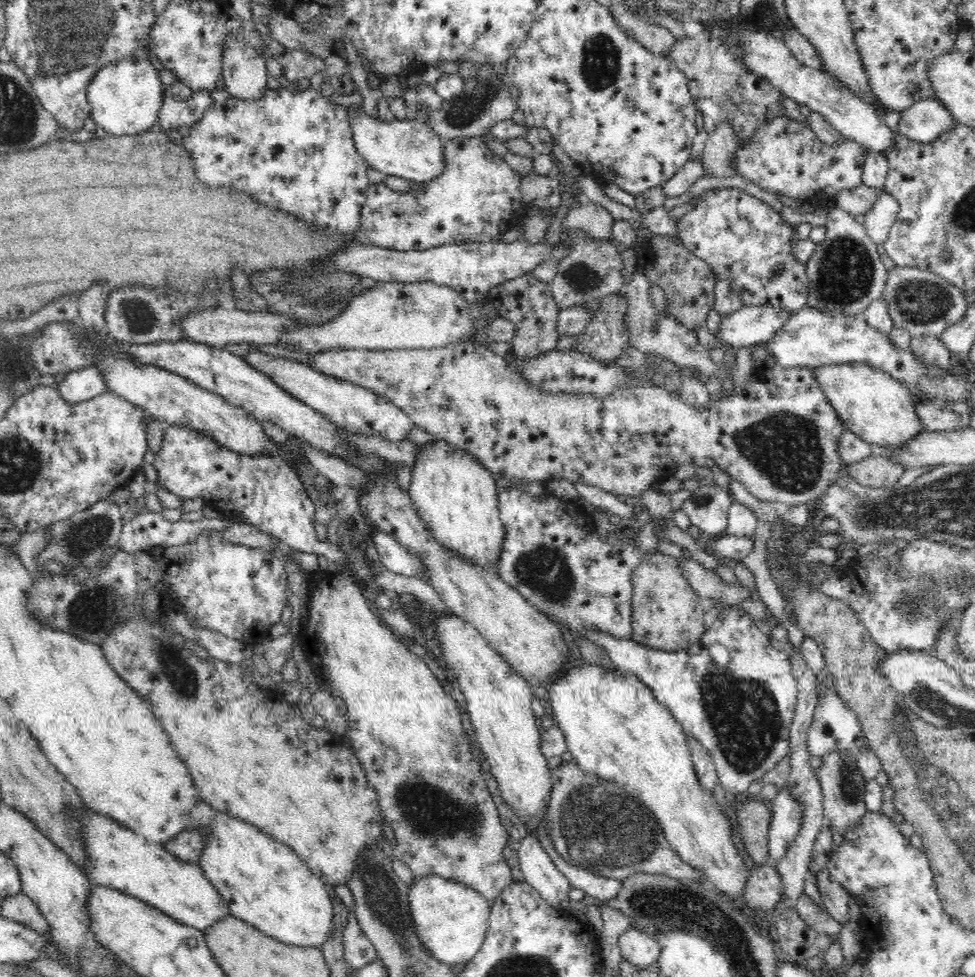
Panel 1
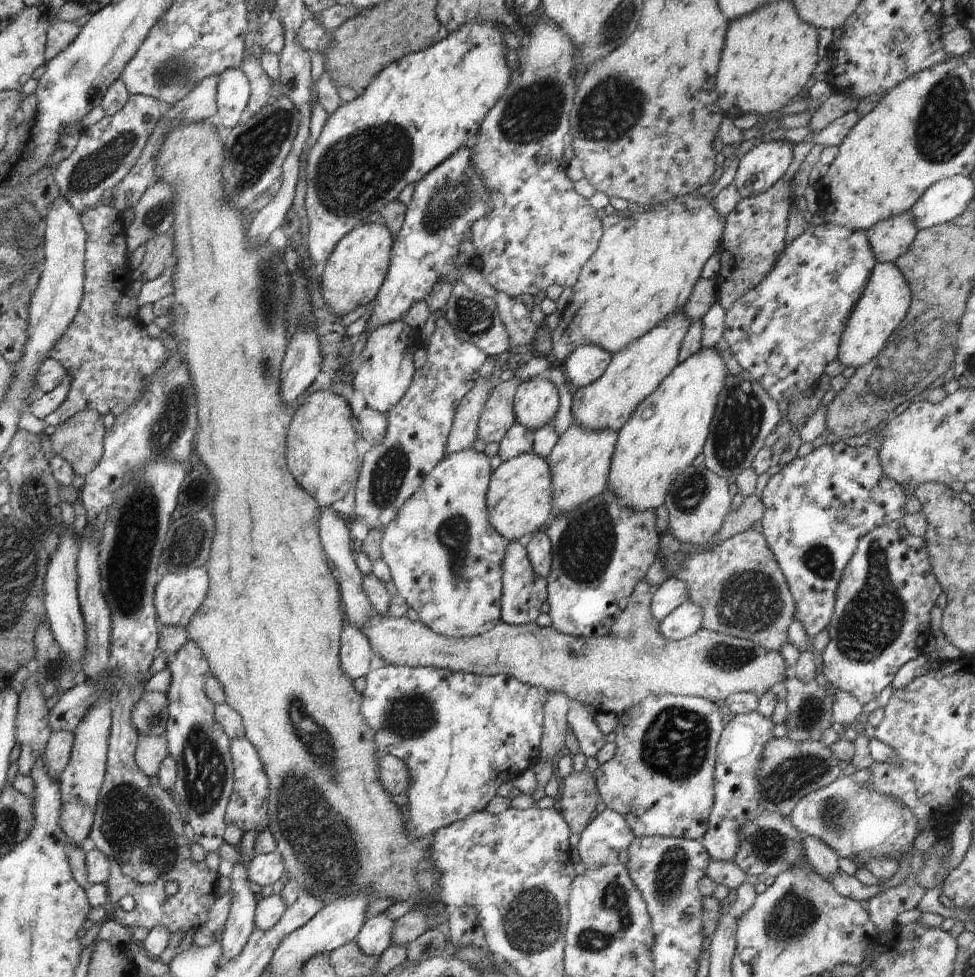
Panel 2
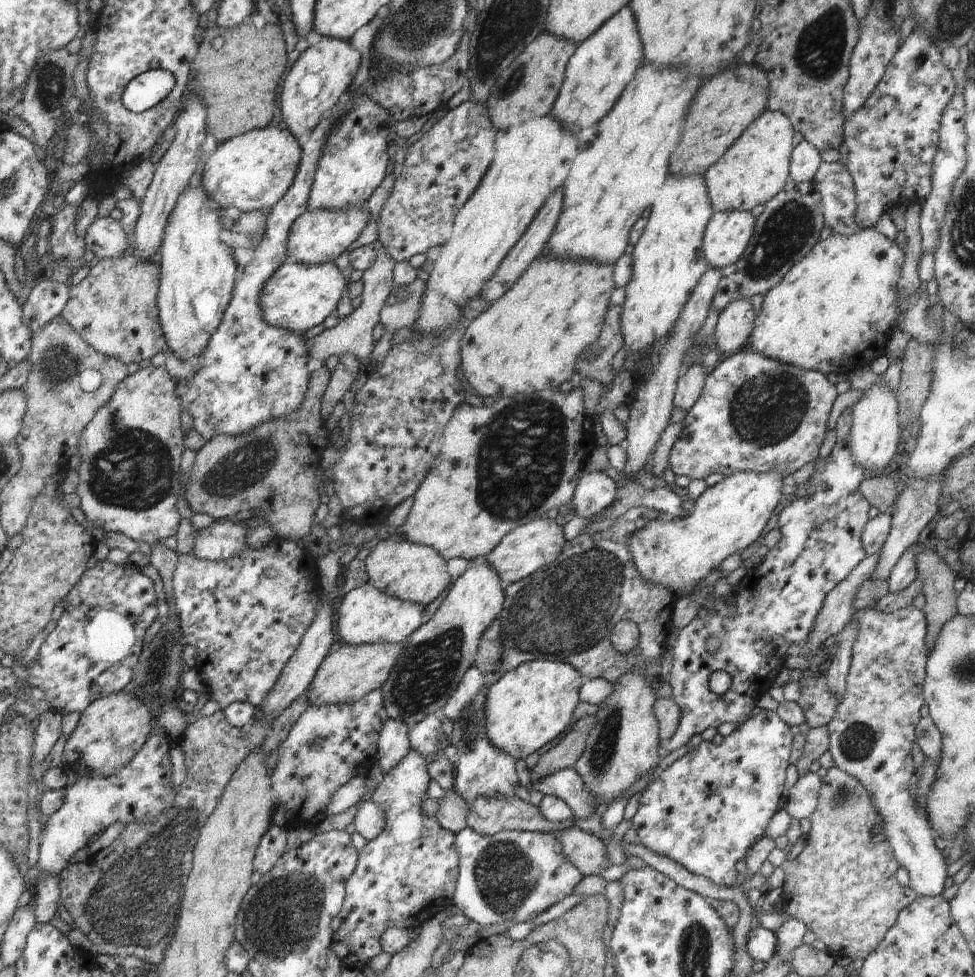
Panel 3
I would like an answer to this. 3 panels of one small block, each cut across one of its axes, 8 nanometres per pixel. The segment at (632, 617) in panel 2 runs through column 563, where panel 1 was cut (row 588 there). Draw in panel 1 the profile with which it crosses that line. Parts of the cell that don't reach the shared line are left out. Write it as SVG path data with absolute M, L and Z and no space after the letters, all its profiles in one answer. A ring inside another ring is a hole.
M646 553L632 571L633 616L630 639L663 652L690 648L705 633L700 596L679 567L679 559L664 553Z

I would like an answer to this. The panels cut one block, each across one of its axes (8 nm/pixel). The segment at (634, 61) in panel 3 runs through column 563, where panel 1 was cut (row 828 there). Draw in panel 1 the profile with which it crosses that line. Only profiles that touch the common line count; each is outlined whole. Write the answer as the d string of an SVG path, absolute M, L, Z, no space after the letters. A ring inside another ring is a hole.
M86 808L86 816L78 818L74 825L80 825L80 837L86 843L88 862L82 868L86 878L94 885L102 885L148 903L185 926L202 932L230 911L222 895L208 881L198 863L186 863L172 855L162 846L150 843L134 831L118 826L116 821Z

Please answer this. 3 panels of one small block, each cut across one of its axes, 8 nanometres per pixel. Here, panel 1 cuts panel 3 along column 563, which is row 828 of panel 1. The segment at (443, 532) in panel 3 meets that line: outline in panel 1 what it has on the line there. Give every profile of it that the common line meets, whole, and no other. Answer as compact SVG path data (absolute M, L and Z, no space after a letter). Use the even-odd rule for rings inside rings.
M320 569L306 573L305 576L310 590L310 604L308 605L310 628L314 628L314 634L312 634L310 642L314 646L318 646L318 652L322 654L320 656L320 668L322 668L322 674L330 680L328 687L332 689L332 695L342 699L347 705L348 713L346 720L348 721L348 732L346 734L351 739L351 746L357 759L364 767L366 779L372 786L372 789L378 794L379 807L383 818L395 832L396 845L393 847L393 854L411 868L414 878L432 875L441 876L442 878L457 881L473 888L484 898L489 900L497 899L500 893L514 882L512 870L508 863L506 863L506 859L504 859L504 846L508 842L508 832L502 825L502 818L500 818L496 804L492 800L488 784L486 784L486 780L482 777L480 763L478 763L476 754L473 751L472 740L468 738L468 734L466 734L466 730L464 730L462 725L462 716L458 713L456 700L452 698L451 694L444 692L443 684L438 682L438 678L428 668L428 664L424 662L420 652L409 648L383 624L368 600L366 591L354 581L352 576L348 576L342 571L334 574Z

